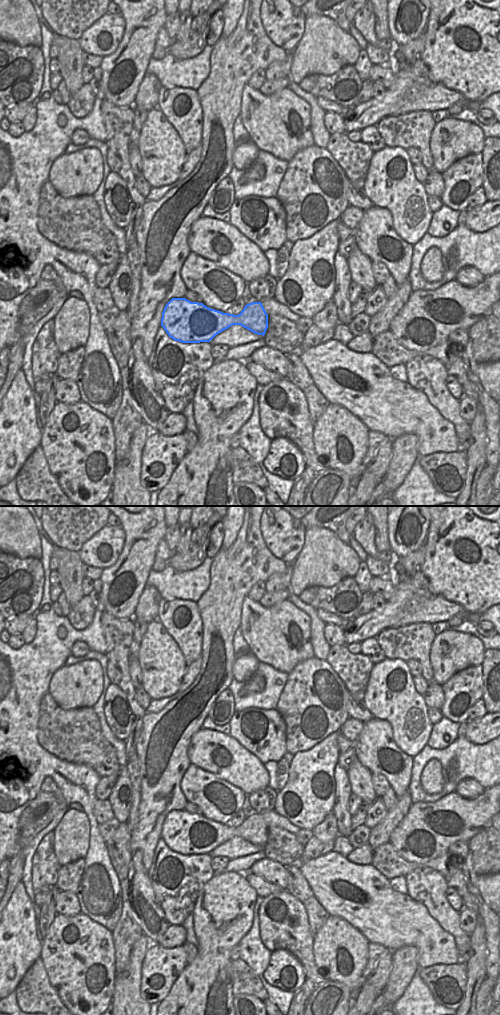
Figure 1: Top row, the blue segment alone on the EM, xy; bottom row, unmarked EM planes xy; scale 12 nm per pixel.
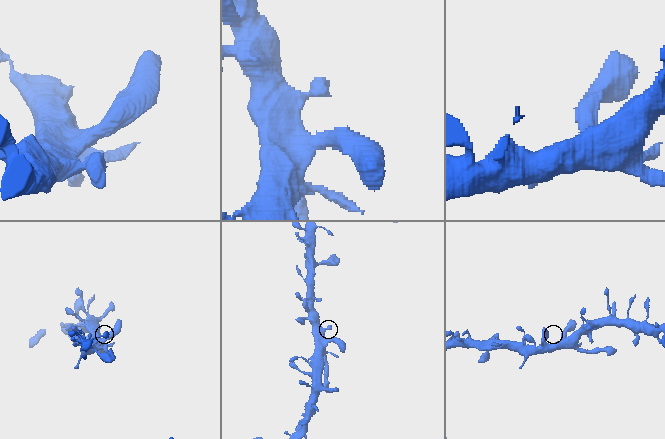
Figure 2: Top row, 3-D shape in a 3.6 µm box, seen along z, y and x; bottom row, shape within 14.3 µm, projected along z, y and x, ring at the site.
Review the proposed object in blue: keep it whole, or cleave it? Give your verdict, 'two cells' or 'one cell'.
one cell

